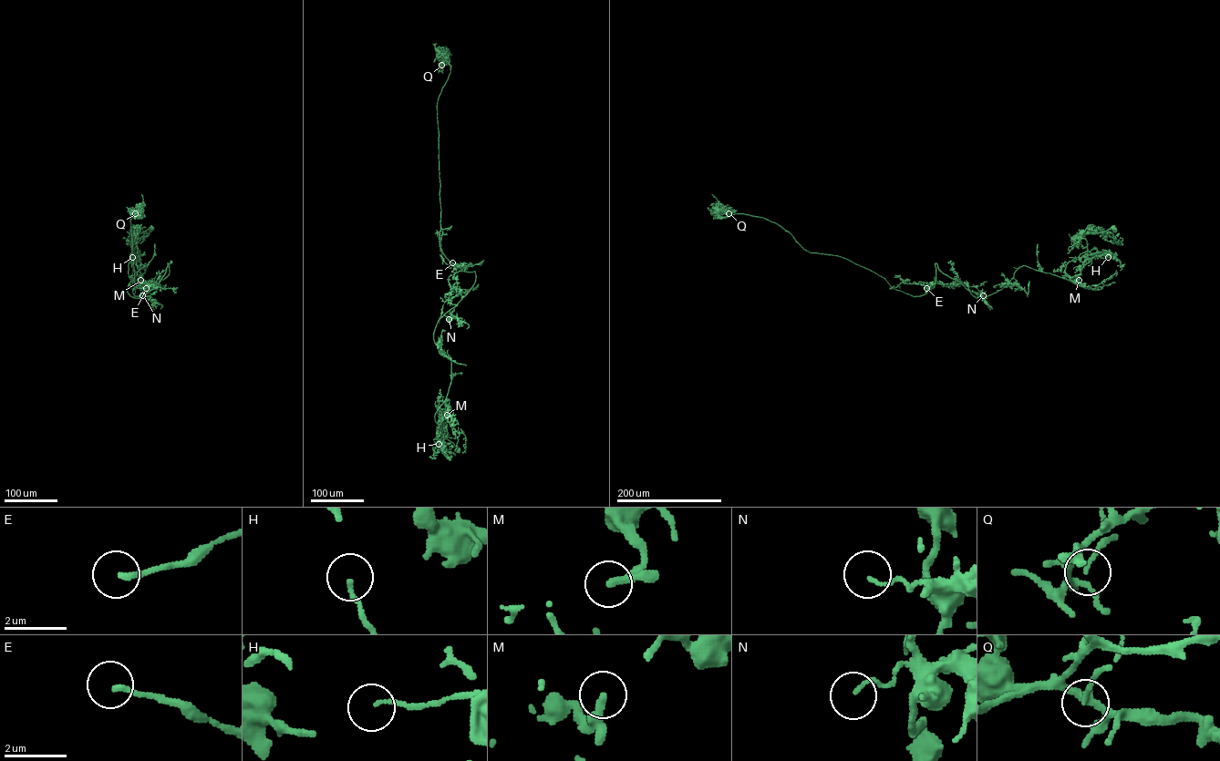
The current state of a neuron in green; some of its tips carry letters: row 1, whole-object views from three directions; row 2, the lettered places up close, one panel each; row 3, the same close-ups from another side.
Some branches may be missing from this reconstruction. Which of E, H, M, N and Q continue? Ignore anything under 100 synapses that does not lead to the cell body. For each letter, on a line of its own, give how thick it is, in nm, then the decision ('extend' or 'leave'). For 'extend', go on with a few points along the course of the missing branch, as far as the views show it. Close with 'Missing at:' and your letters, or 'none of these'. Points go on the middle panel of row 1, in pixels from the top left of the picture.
E: 160 nm | leave
H: 130 nm | leave
M: 280 nm | leave
N: 100 nm | leave
Q: 130 nm | leave
Missing at: none of these

